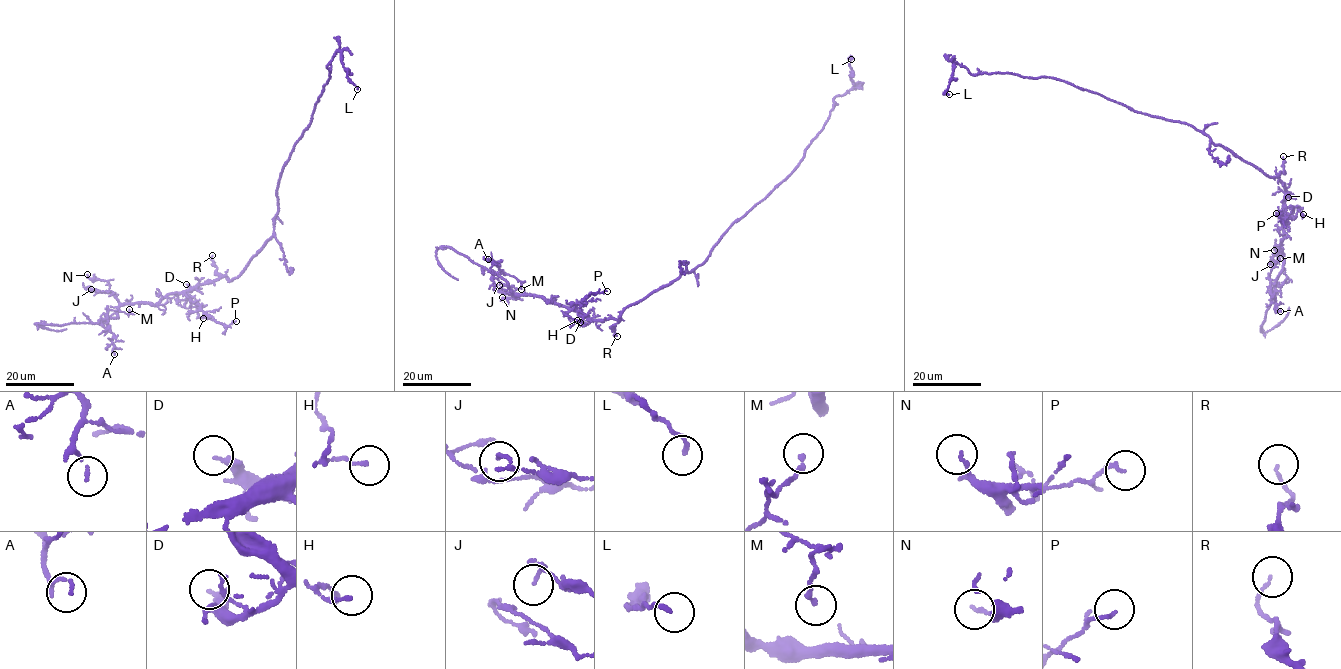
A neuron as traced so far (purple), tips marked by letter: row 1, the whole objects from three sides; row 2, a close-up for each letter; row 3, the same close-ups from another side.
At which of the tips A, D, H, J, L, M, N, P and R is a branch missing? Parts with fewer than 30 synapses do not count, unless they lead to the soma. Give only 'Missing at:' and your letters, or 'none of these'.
Missing at: none of these

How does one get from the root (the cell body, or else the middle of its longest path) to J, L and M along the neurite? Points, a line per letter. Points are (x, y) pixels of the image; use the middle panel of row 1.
J: (680, 276), (626, 306), (617, 320), (592, 321), (580, 312), (540, 296), (516, 296), (508, 286), (499, 285)
L: (680, 276), (703, 263), (732, 224), (797, 165), (827, 120), (834, 99), (852, 89), (851, 59)
M: (680, 276), (626, 306), (618, 320), (592, 321), (540, 296), (516, 295), (498, 272), (520, 280), (521, 289)

